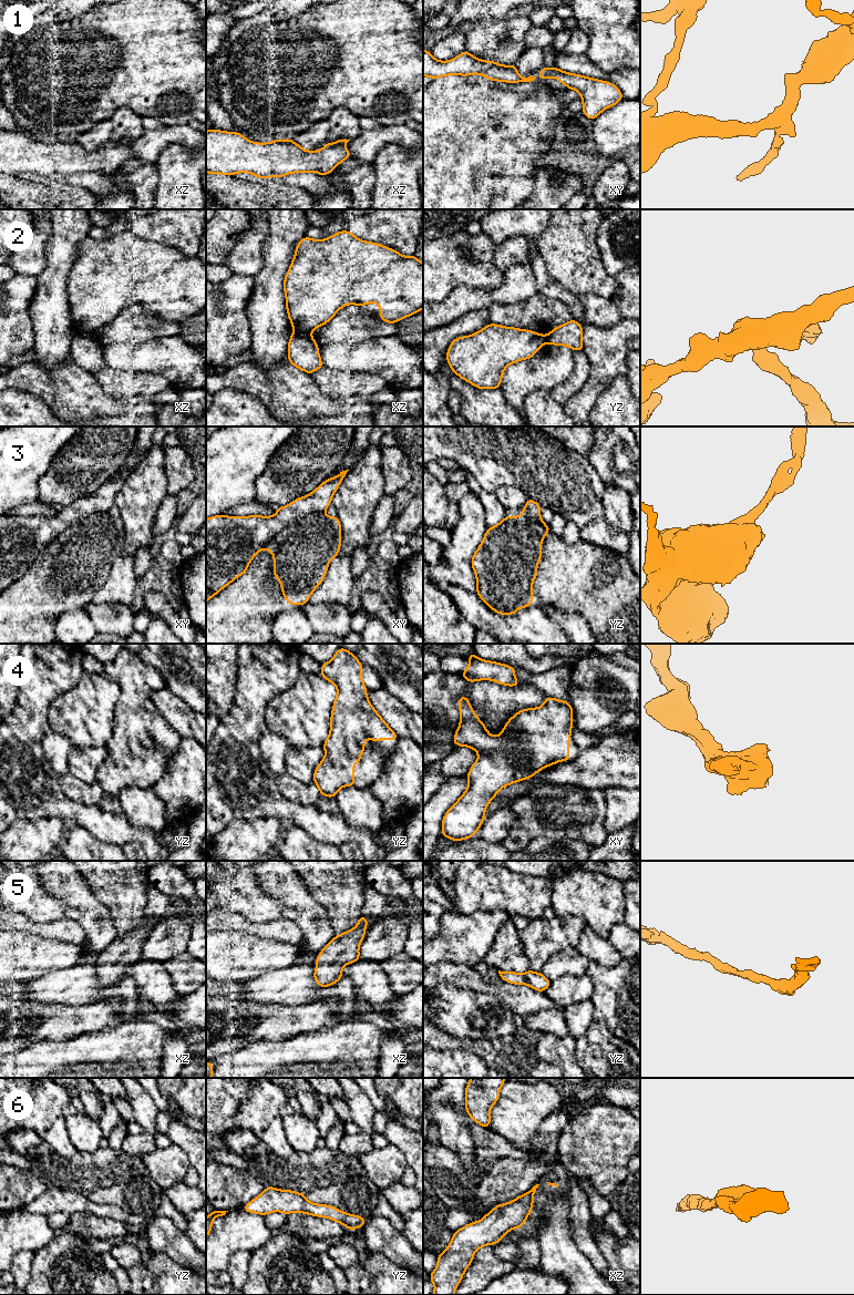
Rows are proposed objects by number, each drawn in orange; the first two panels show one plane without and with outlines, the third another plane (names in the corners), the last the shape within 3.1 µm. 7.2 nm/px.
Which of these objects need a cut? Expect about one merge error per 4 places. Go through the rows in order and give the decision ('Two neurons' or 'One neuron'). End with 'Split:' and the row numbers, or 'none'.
1: One neuron
2: Two neurons
3: One neuron
4: One neuron
5: One neuron
6: One neuron
Split: 2

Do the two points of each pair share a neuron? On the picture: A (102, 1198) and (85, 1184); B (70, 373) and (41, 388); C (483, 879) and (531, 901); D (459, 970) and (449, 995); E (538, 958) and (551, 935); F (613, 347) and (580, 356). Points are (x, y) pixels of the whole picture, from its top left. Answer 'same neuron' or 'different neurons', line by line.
A: different neurons
B: same neuron
C: same neuron
D: different neurons
E: same neuron
F: different neurons

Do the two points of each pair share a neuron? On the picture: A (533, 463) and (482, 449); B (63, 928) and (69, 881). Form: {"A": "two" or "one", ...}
{"A": "one", "B": "two"}

